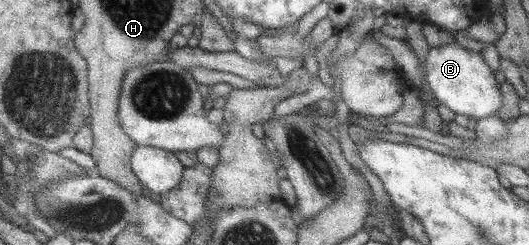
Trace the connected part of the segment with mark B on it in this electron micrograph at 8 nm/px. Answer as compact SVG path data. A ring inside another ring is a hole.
M461 42L430 47L426 61L427 82L447 115L465 114L481 120L498 114L503 106L500 84L478 49Z

